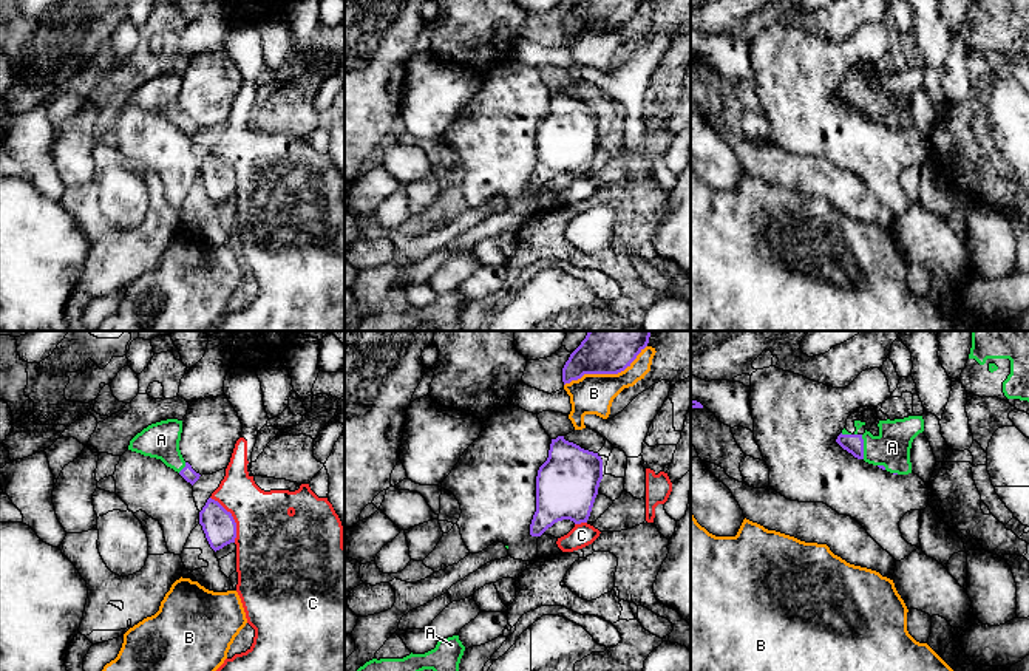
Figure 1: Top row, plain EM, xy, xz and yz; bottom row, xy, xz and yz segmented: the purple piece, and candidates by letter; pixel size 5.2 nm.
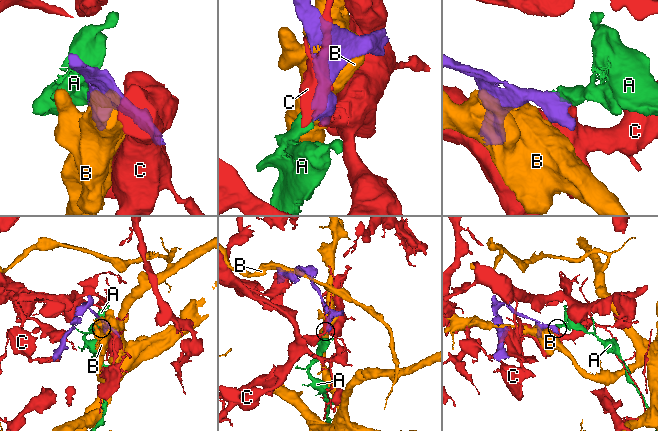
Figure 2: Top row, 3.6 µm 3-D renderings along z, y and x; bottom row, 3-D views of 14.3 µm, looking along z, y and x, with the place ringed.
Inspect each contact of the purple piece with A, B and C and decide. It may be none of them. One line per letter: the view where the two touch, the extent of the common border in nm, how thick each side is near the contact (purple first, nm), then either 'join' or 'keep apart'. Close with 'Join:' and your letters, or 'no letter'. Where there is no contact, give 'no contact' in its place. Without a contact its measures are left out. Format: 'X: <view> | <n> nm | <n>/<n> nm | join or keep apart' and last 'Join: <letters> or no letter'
A: yz | 130 nm | 100/190 nm | join
B: xz | 480 nm | 140/200 nm | keep apart
C: xy | 280 nm | 170/380 nm | keep apart
Join: A

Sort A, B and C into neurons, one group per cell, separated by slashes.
A / B / C

